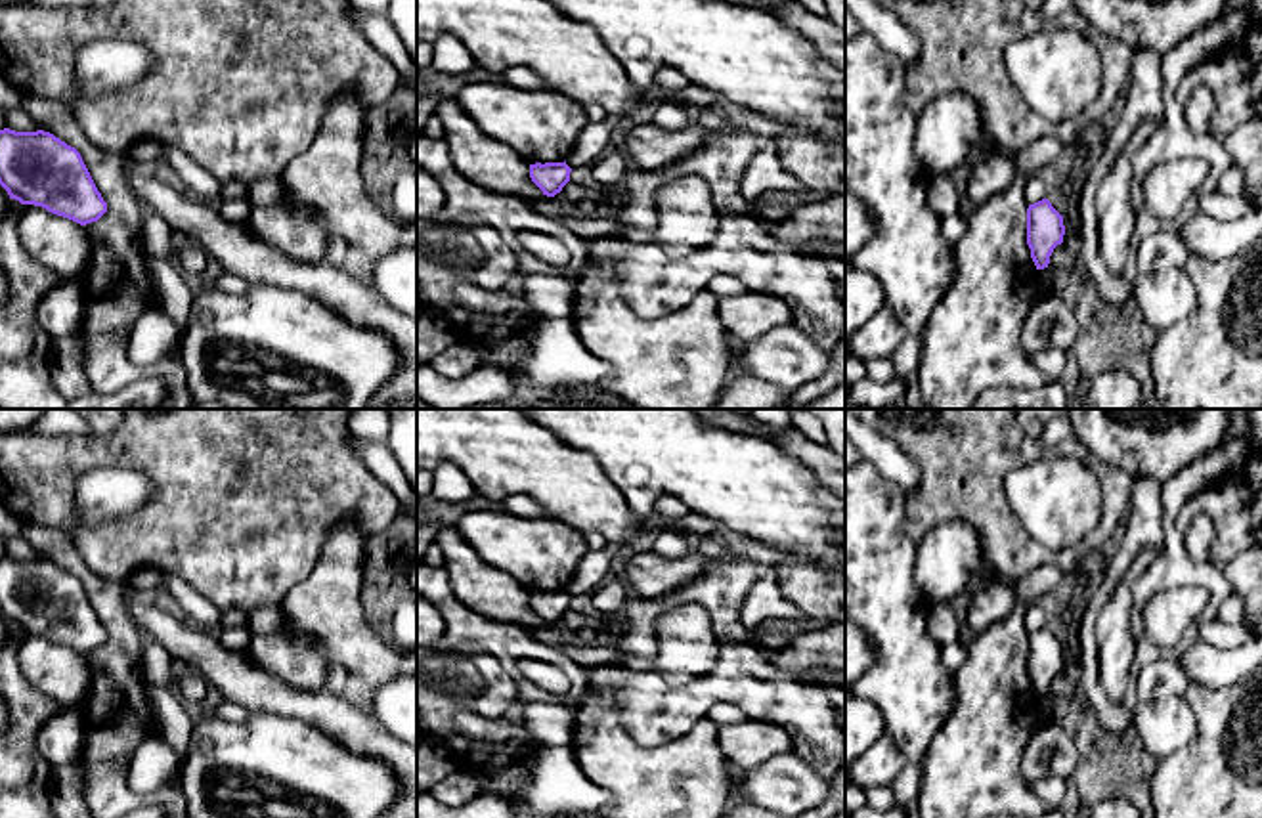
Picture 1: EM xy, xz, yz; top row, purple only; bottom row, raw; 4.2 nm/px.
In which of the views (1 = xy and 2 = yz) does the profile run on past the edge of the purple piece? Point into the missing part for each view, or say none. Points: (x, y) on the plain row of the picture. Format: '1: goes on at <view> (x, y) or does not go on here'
1: does not go on here
2: does not go on here

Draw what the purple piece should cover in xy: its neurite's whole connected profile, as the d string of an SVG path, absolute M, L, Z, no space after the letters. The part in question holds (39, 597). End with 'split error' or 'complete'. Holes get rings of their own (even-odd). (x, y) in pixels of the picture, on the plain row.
M0 558L0 614L10 627L80 654L107 640L80 581L44 558Z; complete

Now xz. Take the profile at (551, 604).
M535 591L530 592L532 610L543 619L547 625L555 625L562 619L562 615L570 610L572 596L564 591Z; complete

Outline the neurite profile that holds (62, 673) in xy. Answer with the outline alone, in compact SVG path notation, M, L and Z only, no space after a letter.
M21 633L17 661L25 678L61 707L84 701L90 669L84 656L42 635Z

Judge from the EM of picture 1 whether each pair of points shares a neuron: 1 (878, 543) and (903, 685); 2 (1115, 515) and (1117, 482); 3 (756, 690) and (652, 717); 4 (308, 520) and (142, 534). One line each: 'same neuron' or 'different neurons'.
1: same neuron
2: same neuron
3: same neuron
4: same neuron

